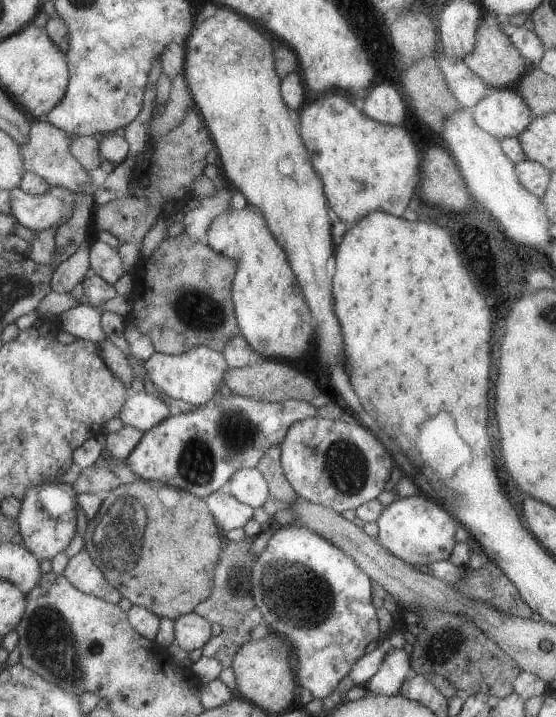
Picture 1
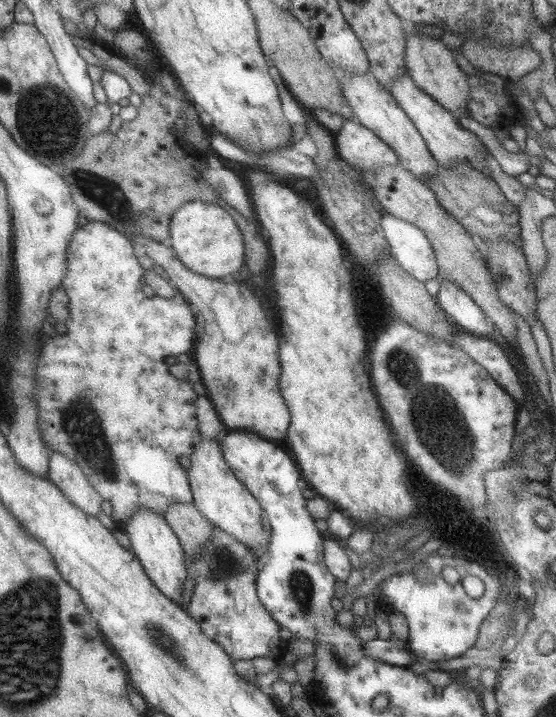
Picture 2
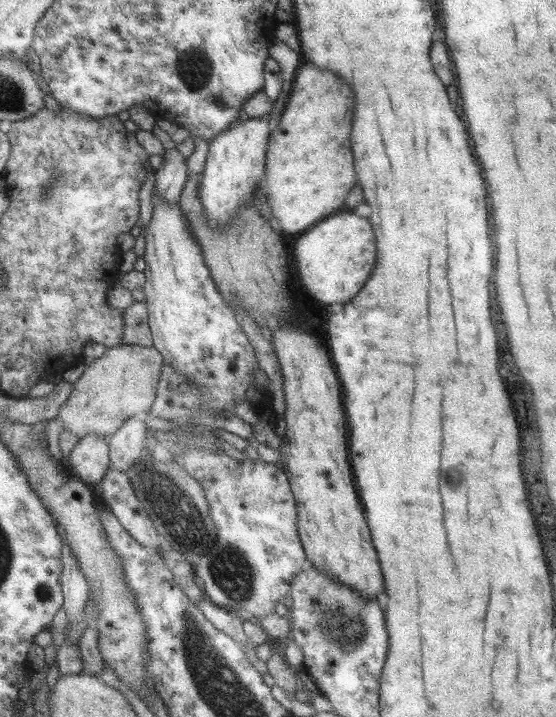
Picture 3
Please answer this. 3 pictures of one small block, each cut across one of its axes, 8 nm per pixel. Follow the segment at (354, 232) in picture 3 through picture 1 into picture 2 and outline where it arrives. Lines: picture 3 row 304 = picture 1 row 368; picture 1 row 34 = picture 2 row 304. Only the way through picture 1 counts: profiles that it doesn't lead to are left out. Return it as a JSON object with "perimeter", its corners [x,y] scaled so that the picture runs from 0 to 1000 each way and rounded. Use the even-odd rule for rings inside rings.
{"perimeter":[[[234,329],[236,340],[246,351],[275,363],[275,370],[290,371],[300,382],[300,391],[318,407],[326,409],[351,439],[367,445],[363,462],[351,476],[351,505],[360,519],[360,529],[369,541],[369,550],[385,563],[387,572],[406,600],[460,603],[468,609],[487,614],[509,611],[520,594],[520,575],[505,555],[502,544],[502,502],[498,502],[498,466],[491,457],[486,439],[477,438],[477,430],[462,410],[437,393],[415,389],[365,386],[365,382],[340,379],[309,353],[309,346],[272,336],[259,329]]]}

